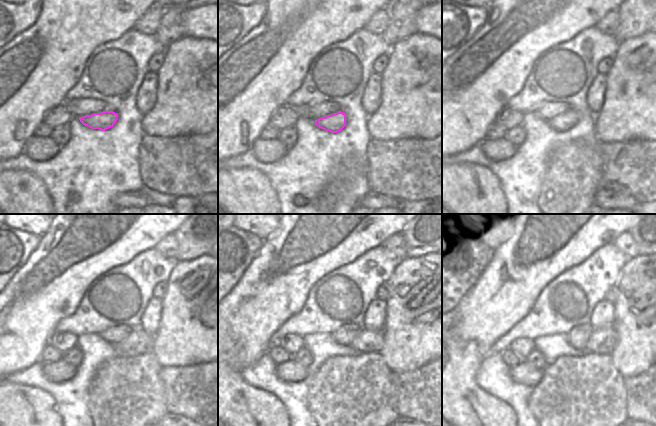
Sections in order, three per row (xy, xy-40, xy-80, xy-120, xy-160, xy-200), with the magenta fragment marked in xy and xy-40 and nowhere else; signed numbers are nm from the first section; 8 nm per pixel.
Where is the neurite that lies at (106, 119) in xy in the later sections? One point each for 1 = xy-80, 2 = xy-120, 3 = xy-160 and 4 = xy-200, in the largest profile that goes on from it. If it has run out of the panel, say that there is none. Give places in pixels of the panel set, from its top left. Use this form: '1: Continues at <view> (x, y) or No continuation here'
1: Continues at xy-80 (564, 121)
2: Continues at xy-120 (138, 342)
3: Continues at xy-160 (367, 341)
4: Continues at xy-200 (602, 340).

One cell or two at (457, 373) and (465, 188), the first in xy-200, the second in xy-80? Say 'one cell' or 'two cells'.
one cell

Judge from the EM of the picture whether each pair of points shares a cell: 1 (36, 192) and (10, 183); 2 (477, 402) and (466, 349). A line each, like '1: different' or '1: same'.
1: same
2: same

